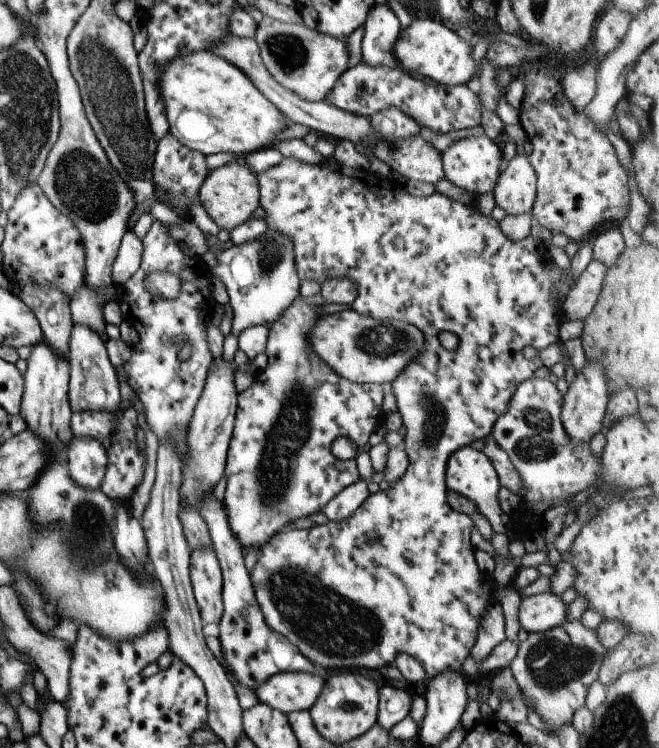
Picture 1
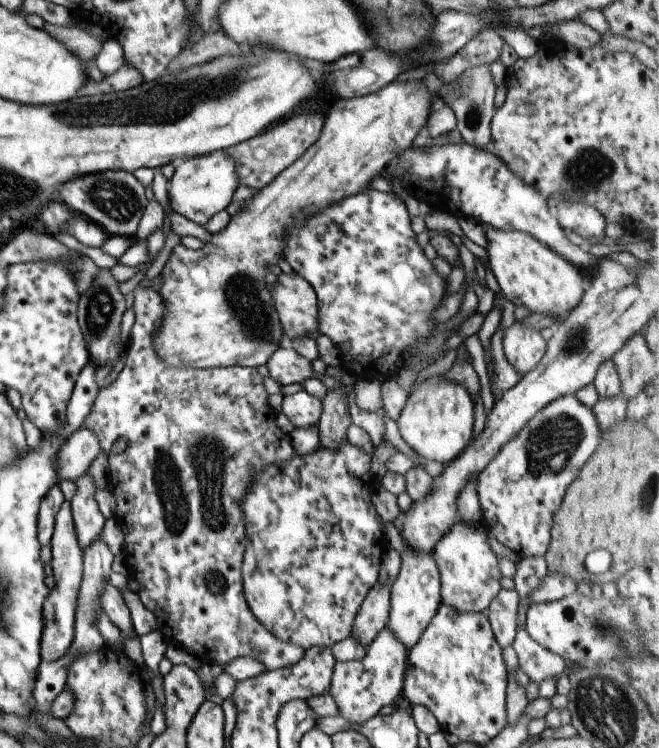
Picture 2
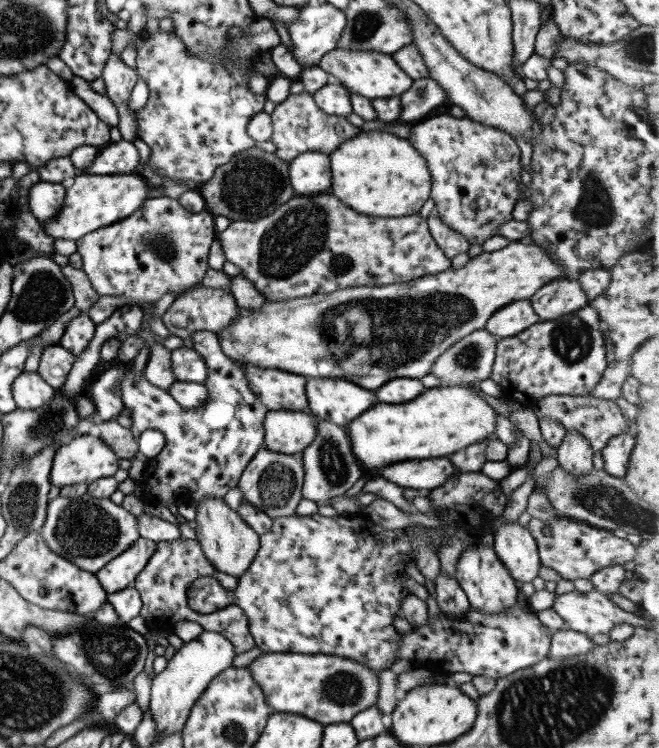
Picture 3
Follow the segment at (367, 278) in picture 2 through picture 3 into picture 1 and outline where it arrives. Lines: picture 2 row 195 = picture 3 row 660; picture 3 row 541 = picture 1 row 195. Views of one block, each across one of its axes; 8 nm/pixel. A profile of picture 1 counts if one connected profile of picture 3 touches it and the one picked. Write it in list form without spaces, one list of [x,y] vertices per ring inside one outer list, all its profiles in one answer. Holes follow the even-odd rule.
[[[281,156],[279,164],[265,168],[263,172],[256,174],[256,177],[258,204],[265,211],[265,224],[269,230],[281,232],[291,240],[293,262],[295,262],[299,282],[308,280],[323,284],[329,278],[351,280],[357,286],[357,296],[349,304],[353,312],[380,321],[407,322],[415,326],[417,330],[421,329],[425,344],[423,344],[423,350],[413,358],[413,362],[407,364],[397,374],[397,378],[393,378],[393,382],[385,386],[386,391],[391,392],[395,398],[396,411],[400,416],[401,426],[405,429],[403,443],[408,458],[405,474],[397,482],[390,483],[389,492],[379,490],[376,493],[369,493],[365,502],[349,518],[341,522],[328,521],[326,524],[314,525],[312,528],[290,529],[287,532],[282,530],[273,534],[267,544],[258,548],[255,566],[250,571],[250,582],[253,586],[255,600],[262,612],[265,624],[273,632],[284,636],[311,664],[315,665],[316,669],[322,672],[327,668],[345,668],[346,670],[365,668],[382,671],[383,668],[392,666],[395,656],[399,653],[408,654],[419,662],[426,679],[437,676],[437,674],[445,674],[447,670],[457,672],[461,669],[463,660],[469,656],[471,646],[475,644],[479,622],[487,605],[494,600],[494,590],[491,576],[479,570],[475,563],[474,548],[469,540],[469,534],[473,528],[471,519],[465,514],[455,512],[447,504],[445,494],[449,491],[444,481],[445,464],[449,456],[458,448],[463,448],[475,440],[485,440],[489,437],[495,421],[505,412],[517,386],[521,384],[521,381],[531,378],[533,372],[542,366],[539,357],[527,360],[521,354],[521,350],[529,346],[539,352],[558,340],[557,331],[561,324],[561,309],[557,308],[557,304],[564,300],[565,294],[576,282],[571,280],[568,270],[562,270],[557,265],[555,268],[547,268],[546,257],[542,255],[539,244],[531,235],[519,242],[511,242],[501,234],[497,226],[498,222],[493,220],[491,215],[482,216],[476,207],[468,206],[452,196],[441,196],[435,192],[425,197],[411,196],[403,188],[393,190],[386,184],[382,184],[382,179],[367,169],[347,167],[335,160],[310,164],[293,157]],[[445,330],[453,332],[459,338],[459,348],[455,352],[441,348],[437,336],[439,332],[445,332]]]

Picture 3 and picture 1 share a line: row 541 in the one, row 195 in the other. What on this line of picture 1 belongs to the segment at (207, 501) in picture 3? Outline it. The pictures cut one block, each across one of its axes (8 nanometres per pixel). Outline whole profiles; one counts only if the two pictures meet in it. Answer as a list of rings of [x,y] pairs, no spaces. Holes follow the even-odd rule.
[[[240,159],[231,162],[231,164],[217,166],[205,176],[205,180],[203,180],[197,193],[197,200],[207,216],[215,223],[215,226],[229,232],[235,226],[247,222],[252,217],[253,210],[259,206],[256,173],[251,172]]]

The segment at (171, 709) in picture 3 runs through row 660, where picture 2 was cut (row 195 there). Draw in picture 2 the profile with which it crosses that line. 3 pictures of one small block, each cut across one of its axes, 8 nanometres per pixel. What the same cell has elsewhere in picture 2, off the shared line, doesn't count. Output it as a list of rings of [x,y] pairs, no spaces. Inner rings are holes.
[[[223,151],[183,159],[174,167],[168,181],[166,191],[170,208],[202,227],[213,214],[226,208],[238,186],[234,162]]]

